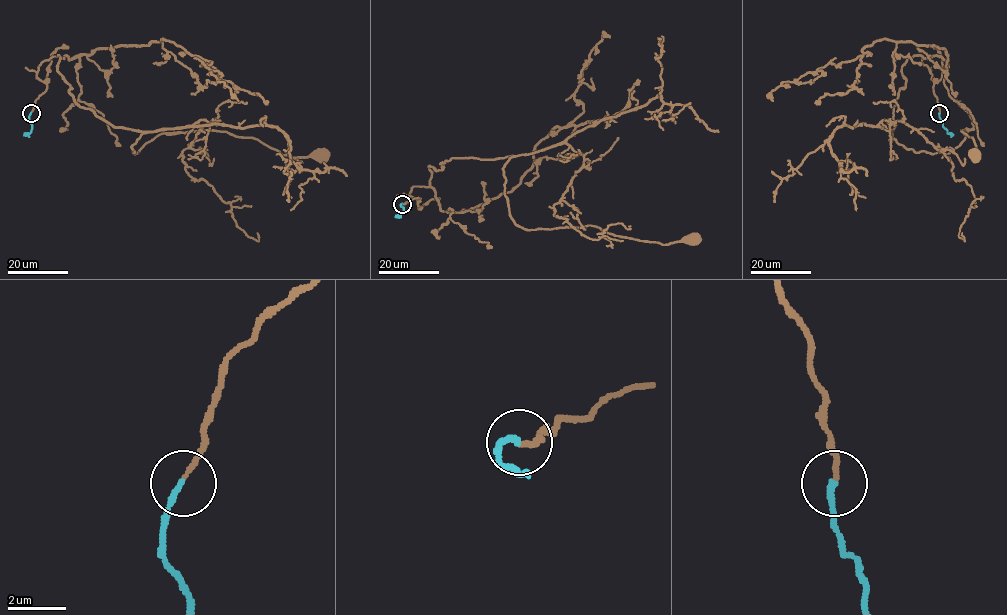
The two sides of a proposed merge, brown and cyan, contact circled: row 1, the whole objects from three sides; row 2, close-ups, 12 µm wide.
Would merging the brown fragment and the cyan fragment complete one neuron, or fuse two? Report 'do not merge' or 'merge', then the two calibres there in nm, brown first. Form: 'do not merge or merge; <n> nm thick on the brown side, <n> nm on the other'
merge; 160 nm thick on the brown side, 200 nm on the other

